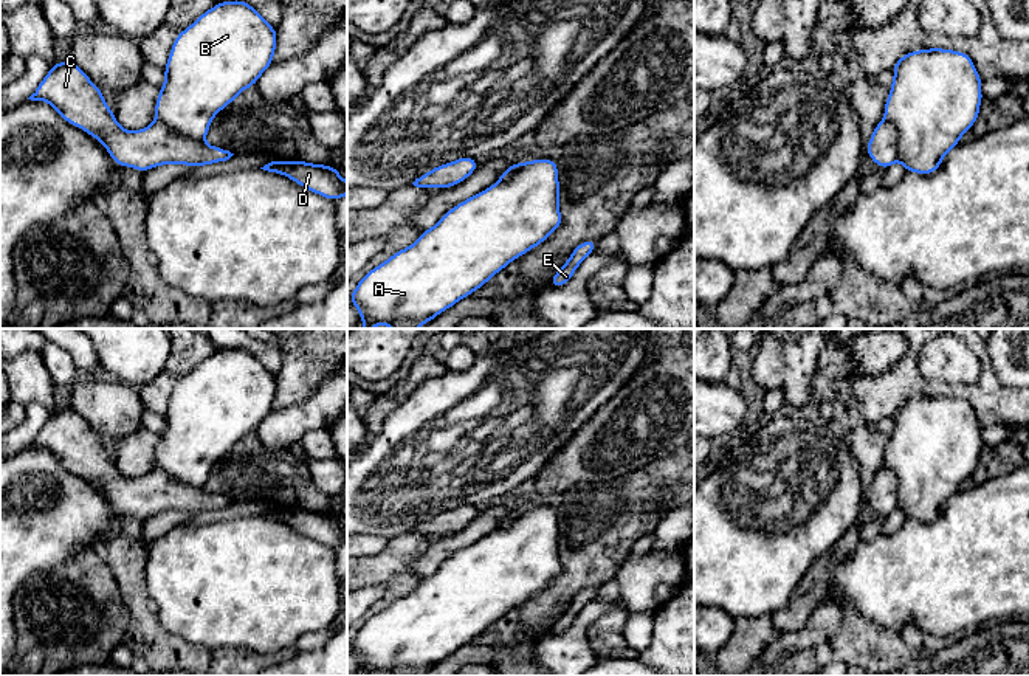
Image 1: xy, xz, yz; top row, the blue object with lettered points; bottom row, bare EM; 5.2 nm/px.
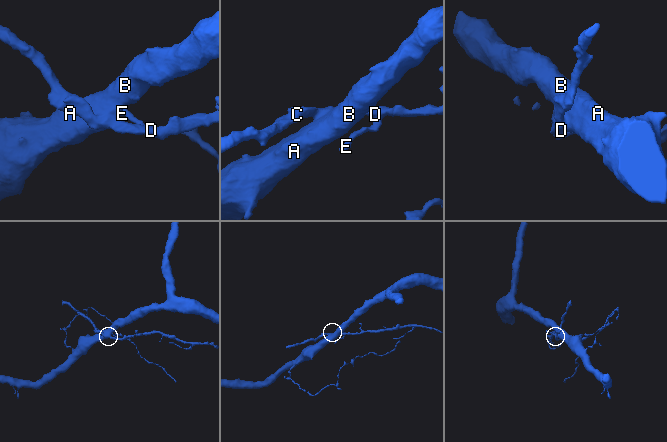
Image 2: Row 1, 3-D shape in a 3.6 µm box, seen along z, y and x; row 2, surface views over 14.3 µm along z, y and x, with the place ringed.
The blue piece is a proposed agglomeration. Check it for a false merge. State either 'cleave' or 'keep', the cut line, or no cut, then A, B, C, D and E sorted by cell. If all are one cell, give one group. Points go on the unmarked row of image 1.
cleave; cut xy (157, 467), (182, 482), (202, 489); groups A B / C D E

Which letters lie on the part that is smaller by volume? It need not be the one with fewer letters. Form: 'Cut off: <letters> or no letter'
Cut off: C, D, E

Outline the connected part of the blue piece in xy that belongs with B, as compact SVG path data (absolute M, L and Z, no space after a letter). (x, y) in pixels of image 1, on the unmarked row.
M248 349L217 350L175 385L167 411L163 414L166 429L160 434L160 443L155 448L157 468L181 484L203 488L214 464L245 436L254 434L262 420L273 411L276 391L277 378Z

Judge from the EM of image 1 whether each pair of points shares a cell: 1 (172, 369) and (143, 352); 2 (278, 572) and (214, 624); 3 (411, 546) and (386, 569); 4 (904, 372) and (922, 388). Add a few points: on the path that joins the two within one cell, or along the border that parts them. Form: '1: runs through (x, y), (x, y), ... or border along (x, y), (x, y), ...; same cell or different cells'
1: border along (171, 344), (163, 369), (138, 389); different cells
2: runs through (262, 583), (254, 583), (230, 608); same cell
3: runs through (405, 551), (392, 563); same cell
4: runs through (908, 377), (918, 386); same cell

